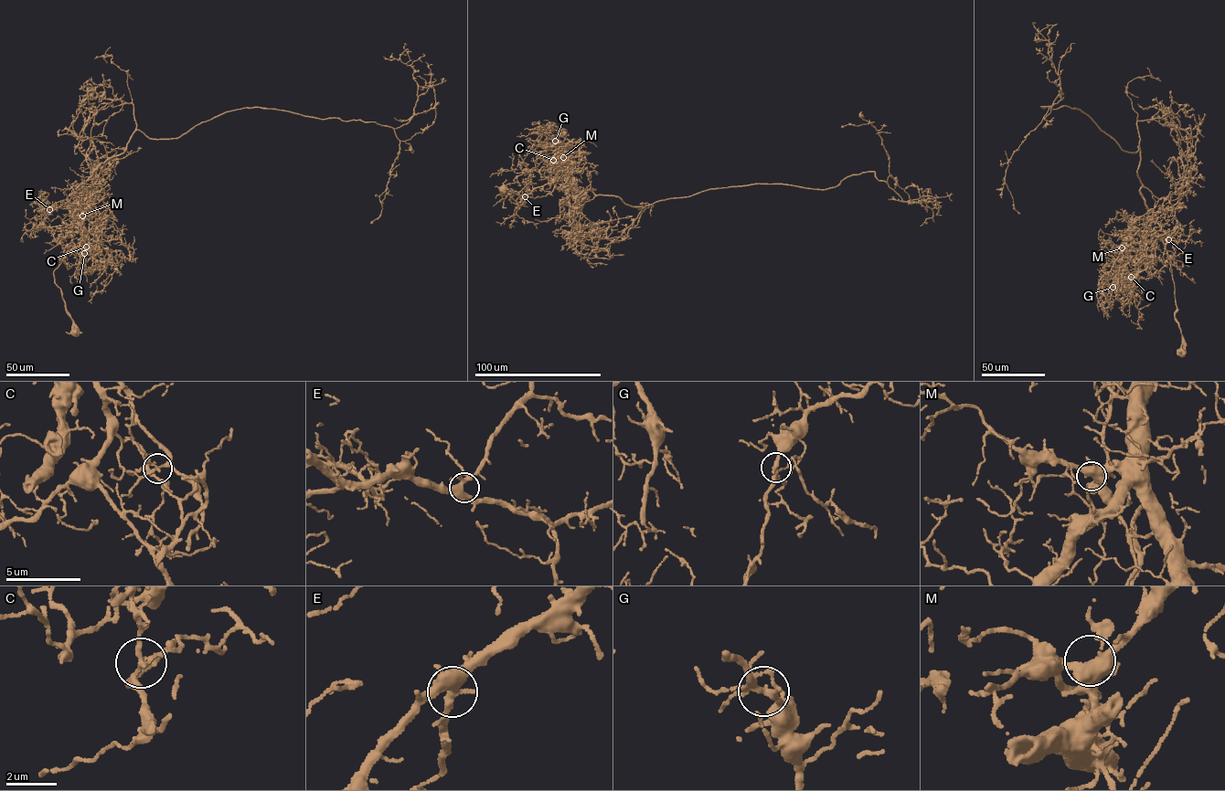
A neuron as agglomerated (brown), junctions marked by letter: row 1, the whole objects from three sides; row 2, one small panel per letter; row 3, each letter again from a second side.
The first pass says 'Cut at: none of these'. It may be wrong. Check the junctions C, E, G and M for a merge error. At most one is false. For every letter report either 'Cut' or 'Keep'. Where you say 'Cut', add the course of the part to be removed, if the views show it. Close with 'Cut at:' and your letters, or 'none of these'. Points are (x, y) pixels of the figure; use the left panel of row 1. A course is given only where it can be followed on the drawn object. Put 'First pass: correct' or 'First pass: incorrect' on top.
First pass: correct
C: Keep
E: Keep
G: Keep
M: Keep
Cut at: none of these

